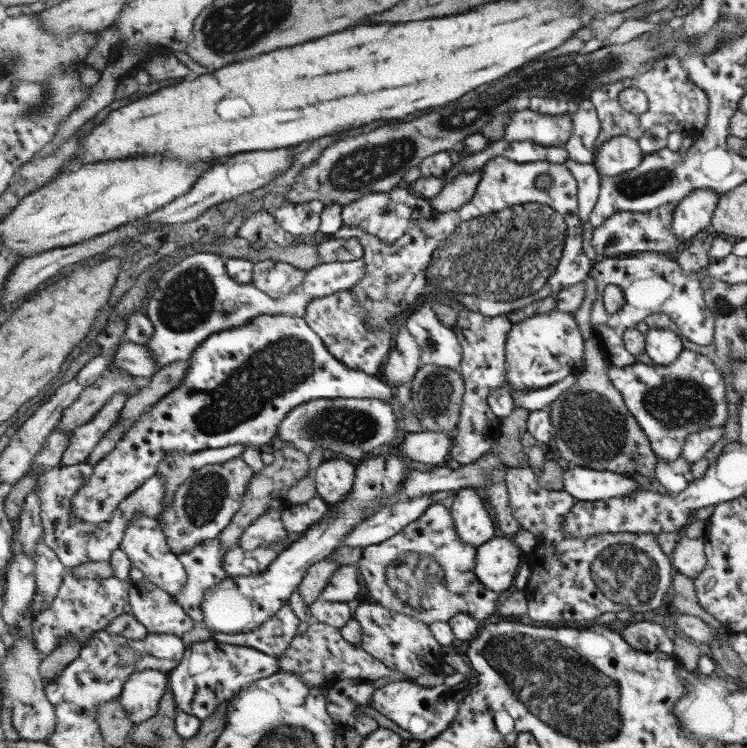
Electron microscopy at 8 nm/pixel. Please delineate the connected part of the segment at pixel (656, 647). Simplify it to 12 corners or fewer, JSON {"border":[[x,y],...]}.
{"border":[[652,621],[619,633],[634,650],[672,655],[674,644]]}

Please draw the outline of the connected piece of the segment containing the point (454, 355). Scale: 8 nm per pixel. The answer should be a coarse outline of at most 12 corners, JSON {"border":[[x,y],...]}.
{"border":[[427,300],[406,324],[421,366],[462,366],[464,348]]}

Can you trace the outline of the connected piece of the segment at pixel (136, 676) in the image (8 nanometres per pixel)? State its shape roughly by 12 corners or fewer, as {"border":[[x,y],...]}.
{"border":[[137,671],[118,701],[134,724],[159,712],[169,673]]}

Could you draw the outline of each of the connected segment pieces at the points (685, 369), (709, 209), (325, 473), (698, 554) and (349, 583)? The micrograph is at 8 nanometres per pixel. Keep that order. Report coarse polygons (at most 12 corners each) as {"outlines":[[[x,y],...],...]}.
{"outlines":[[[683,349],[667,366],[609,367],[657,462],[723,427],[722,373]],[[691,190],[674,208],[682,240],[708,230],[719,192]],[[330,455],[314,471],[329,505],[349,497],[357,463]],[[680,537],[670,555],[677,573],[695,578],[704,541]],[[359,567],[335,570],[321,600],[347,603],[361,594]]]}

